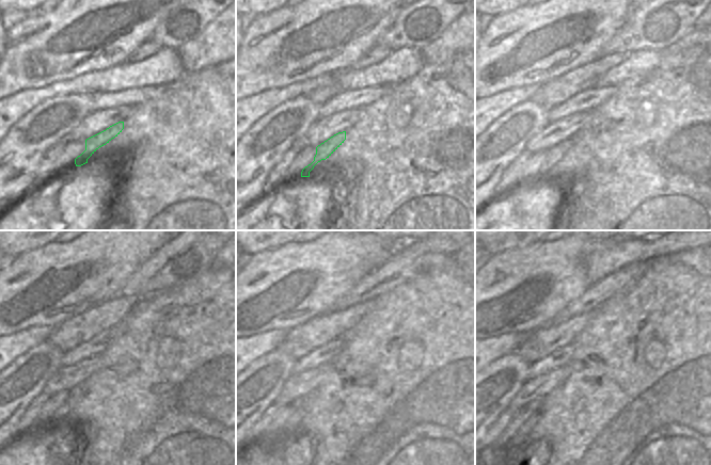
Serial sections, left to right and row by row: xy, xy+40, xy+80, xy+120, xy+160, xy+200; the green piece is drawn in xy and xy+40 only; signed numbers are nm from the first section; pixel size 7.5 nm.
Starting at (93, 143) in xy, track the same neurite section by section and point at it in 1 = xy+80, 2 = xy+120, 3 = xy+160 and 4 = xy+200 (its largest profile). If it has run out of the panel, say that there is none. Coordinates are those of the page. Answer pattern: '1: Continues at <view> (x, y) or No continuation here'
1: Continues at xy+80 (555, 154)
2: Continues at xy+120 (53, 423)
3: Continues at xy+160 (284, 435)
4: Continues at xy+200 (524, 431).

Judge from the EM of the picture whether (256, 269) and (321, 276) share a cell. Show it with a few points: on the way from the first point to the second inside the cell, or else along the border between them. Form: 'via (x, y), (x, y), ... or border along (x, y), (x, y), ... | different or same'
via (272, 269), (305, 270) | same

